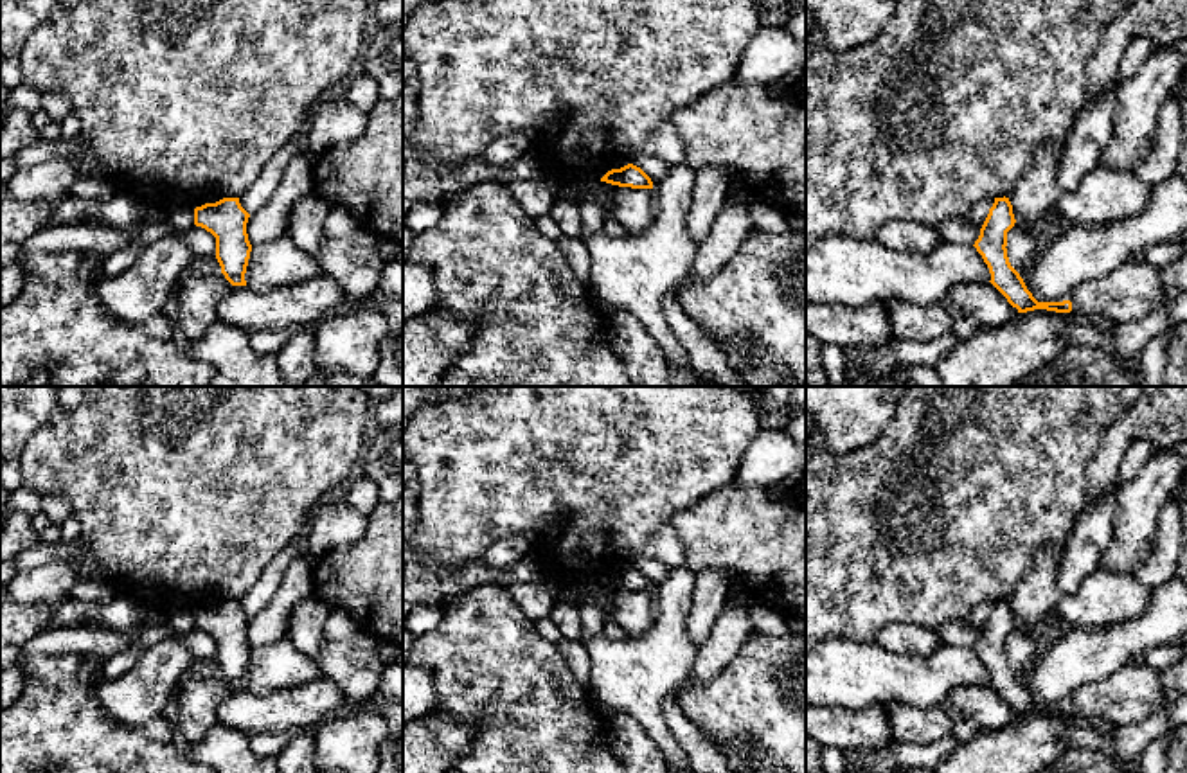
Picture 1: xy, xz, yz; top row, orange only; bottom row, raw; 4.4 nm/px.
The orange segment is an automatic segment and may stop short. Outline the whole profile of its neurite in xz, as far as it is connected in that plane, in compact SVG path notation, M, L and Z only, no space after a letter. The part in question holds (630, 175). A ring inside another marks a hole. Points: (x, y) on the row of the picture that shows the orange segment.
M633 164L608 171L601 182L631 189L653 189L651 178Z

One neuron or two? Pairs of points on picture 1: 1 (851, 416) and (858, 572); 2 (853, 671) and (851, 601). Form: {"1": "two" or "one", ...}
{"1": "two", "2": "two"}

